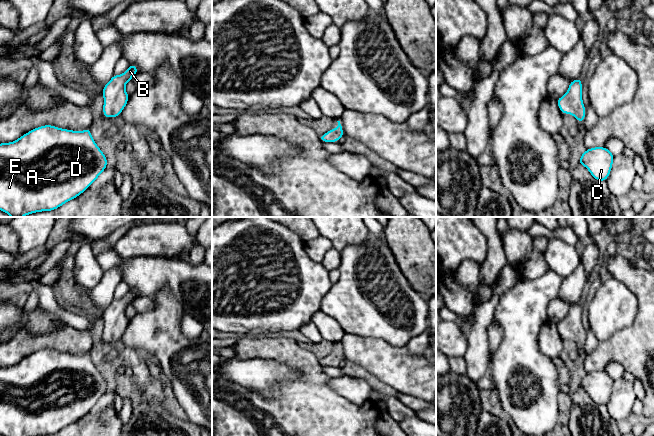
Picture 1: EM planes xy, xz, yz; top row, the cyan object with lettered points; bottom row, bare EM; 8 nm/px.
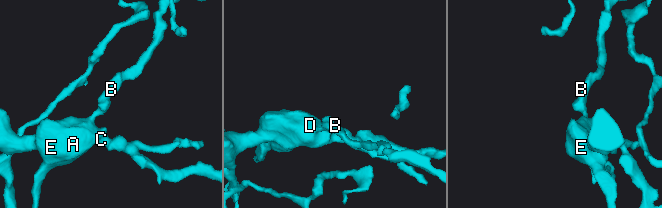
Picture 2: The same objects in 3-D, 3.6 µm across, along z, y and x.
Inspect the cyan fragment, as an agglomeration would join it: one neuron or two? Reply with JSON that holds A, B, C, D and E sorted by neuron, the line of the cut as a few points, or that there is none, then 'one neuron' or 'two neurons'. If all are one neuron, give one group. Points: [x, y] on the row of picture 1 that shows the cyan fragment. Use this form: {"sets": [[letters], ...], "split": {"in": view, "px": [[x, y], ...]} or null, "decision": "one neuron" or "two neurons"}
{"sets": [["A", "B", "C", "D", "E"]], "split": null, "decision": "one neuron"}

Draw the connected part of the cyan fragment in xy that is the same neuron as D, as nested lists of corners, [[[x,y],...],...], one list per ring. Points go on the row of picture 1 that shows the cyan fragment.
[[[53,125],[37,127],[10,143],[0,143],[0,210],[11,217],[52,211],[78,197],[107,168],[107,158],[97,146],[90,132],[73,131]]]

